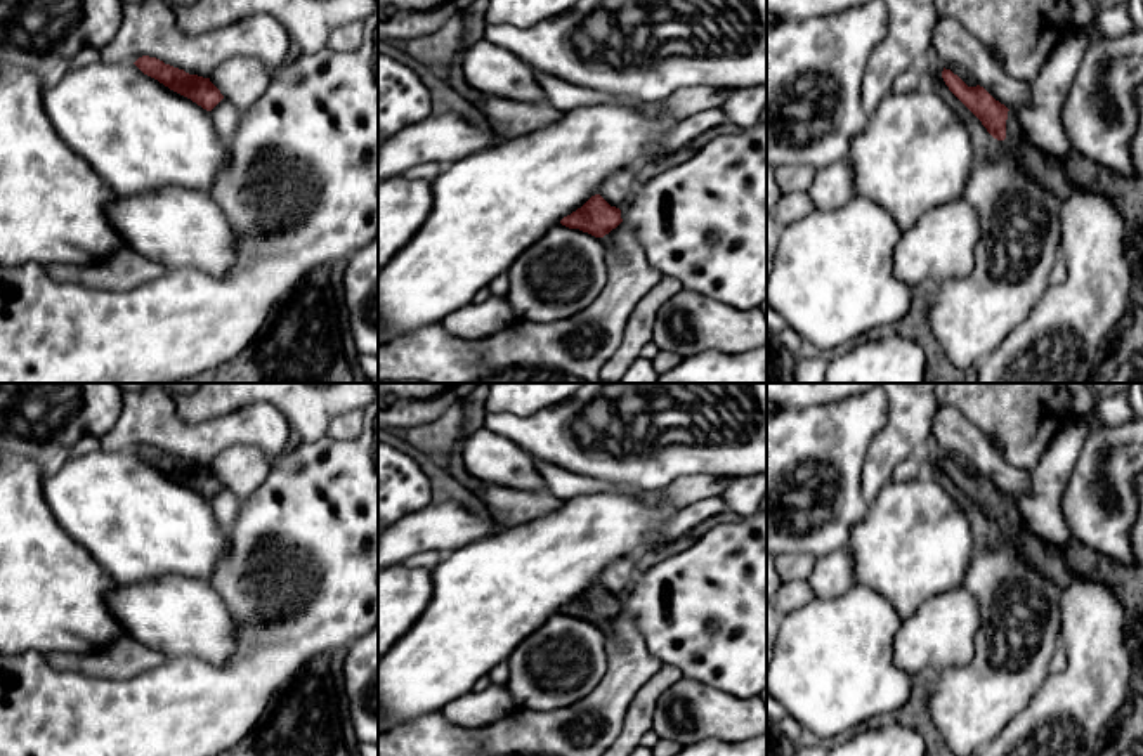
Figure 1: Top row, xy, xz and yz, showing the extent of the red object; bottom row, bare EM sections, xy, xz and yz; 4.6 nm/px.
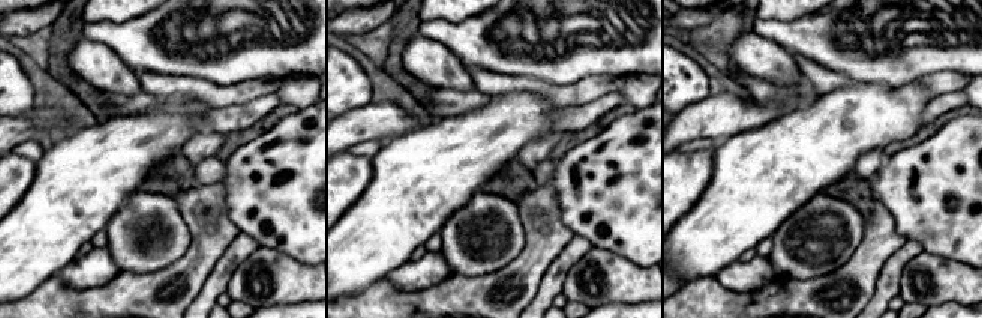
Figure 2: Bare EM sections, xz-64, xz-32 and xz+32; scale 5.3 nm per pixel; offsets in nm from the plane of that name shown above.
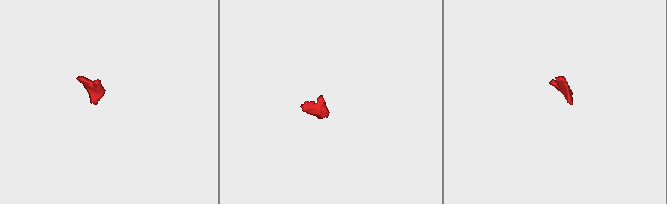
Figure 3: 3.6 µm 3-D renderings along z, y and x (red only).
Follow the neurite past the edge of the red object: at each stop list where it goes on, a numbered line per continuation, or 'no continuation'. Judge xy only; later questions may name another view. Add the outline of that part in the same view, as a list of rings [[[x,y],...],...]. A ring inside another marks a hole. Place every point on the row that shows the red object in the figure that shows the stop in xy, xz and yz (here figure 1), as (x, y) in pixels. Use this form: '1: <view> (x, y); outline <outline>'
no continuation

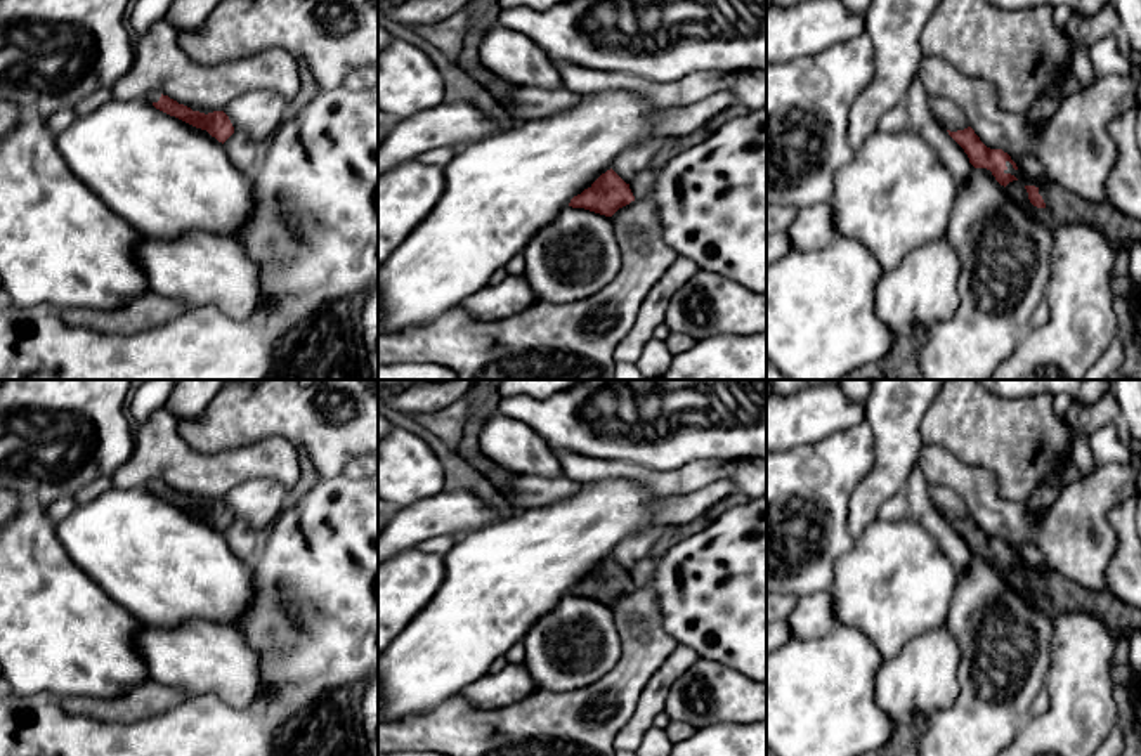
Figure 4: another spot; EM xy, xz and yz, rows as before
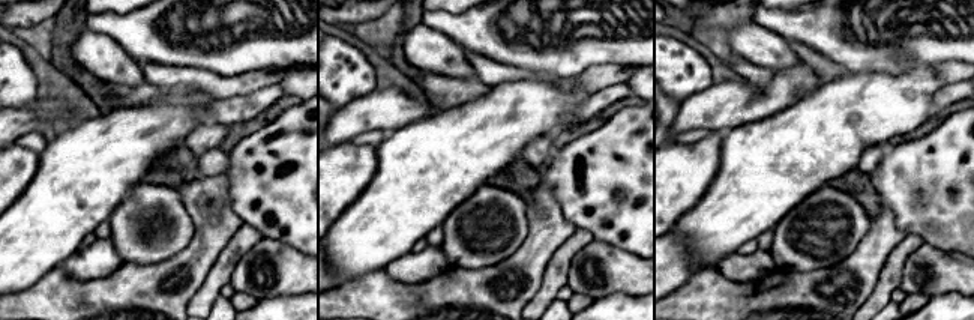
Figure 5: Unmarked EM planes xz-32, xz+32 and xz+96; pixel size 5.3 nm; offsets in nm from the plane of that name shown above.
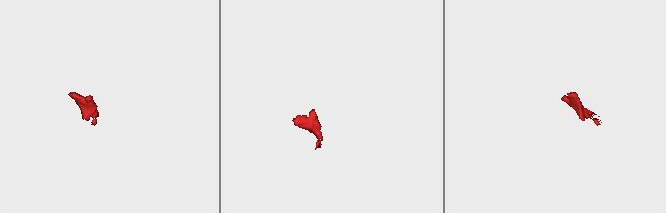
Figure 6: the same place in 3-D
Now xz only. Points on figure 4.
no continuation

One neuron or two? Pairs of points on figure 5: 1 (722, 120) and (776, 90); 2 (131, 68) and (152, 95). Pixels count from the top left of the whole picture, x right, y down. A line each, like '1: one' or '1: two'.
1: one
2: two

